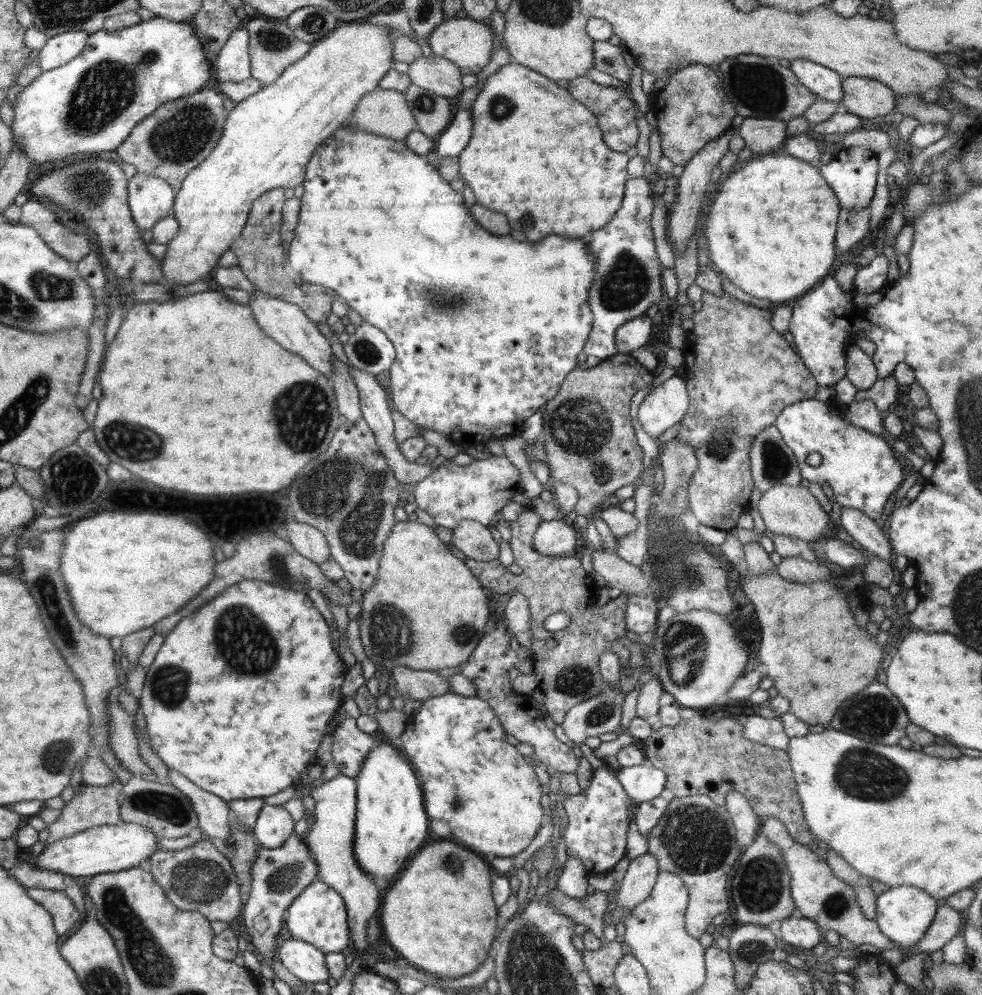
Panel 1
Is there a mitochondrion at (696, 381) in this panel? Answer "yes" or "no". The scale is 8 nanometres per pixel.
no

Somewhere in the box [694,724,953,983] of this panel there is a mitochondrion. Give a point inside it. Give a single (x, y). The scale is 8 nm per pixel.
(865, 774)

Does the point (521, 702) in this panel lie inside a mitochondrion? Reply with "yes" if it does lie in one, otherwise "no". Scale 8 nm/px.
no

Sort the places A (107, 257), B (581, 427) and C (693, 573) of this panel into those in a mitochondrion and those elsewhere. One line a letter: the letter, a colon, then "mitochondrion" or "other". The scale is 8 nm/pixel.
A: other
B: mitochondrion
C: mitochondrion

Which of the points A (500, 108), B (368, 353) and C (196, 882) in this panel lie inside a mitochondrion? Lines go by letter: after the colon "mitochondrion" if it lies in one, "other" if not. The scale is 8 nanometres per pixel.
A: mitochondrion
B: mitochondrion
C: mitochondrion

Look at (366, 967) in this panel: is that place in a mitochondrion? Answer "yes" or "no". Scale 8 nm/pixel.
no

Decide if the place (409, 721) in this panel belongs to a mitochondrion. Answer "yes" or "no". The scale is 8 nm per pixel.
no

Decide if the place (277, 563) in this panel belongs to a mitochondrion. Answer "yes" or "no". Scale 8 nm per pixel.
yes

